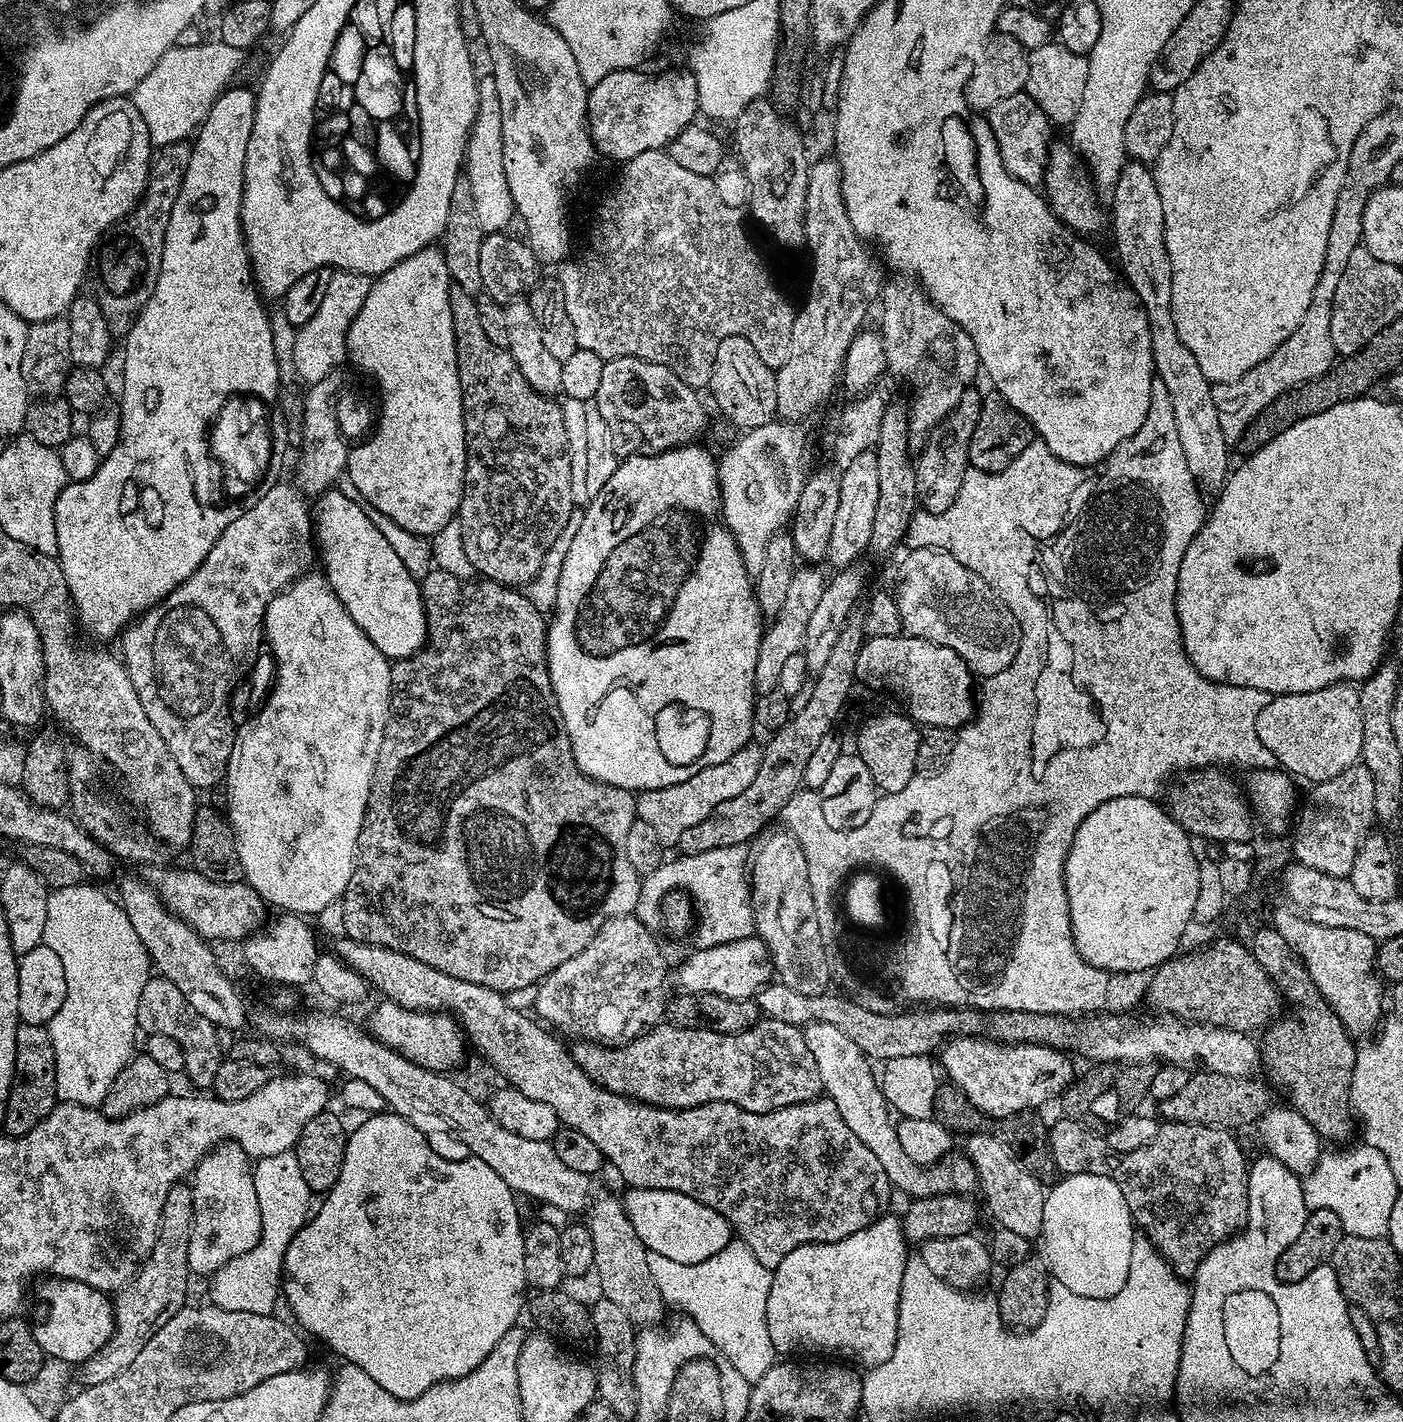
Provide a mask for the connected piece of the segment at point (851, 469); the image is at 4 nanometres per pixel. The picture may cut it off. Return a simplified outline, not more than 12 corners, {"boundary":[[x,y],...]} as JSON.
{"boundary":[[878,458],[843,465],[826,557],[853,565],[872,543]]}

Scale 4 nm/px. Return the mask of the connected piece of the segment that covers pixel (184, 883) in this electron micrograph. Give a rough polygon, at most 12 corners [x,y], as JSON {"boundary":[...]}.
{"boundary":[[149,867],[148,885],[209,942],[265,927],[247,882]]}

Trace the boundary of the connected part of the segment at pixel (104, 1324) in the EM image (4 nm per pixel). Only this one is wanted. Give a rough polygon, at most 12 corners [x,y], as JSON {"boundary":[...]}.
{"boundary":[[44,1278],[34,1342],[71,1366],[112,1337],[109,1293]]}

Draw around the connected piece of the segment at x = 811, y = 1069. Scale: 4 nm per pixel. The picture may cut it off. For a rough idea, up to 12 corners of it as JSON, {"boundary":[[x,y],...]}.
{"boundary":[[661,1023],[572,1044],[598,1086],[653,1108],[815,1100],[797,1025]]}

